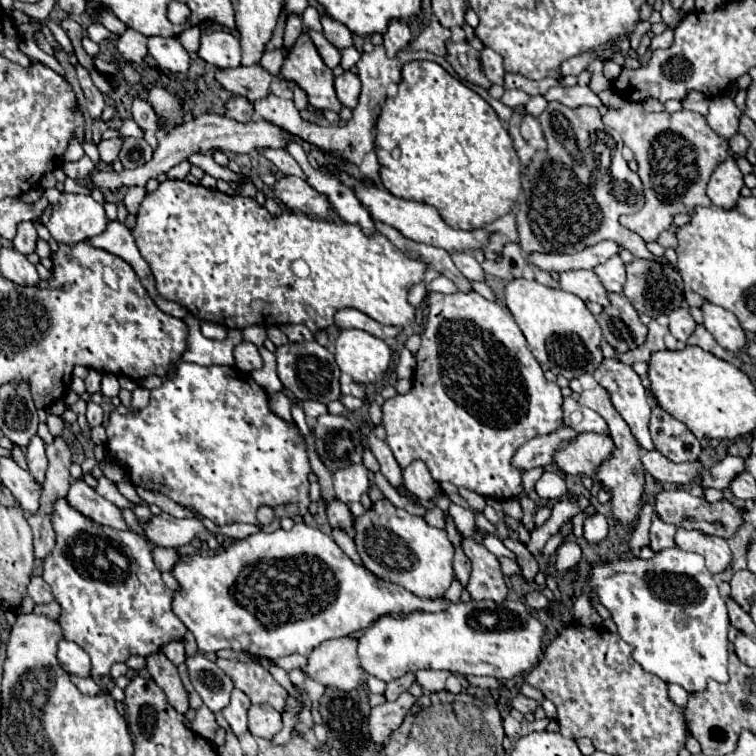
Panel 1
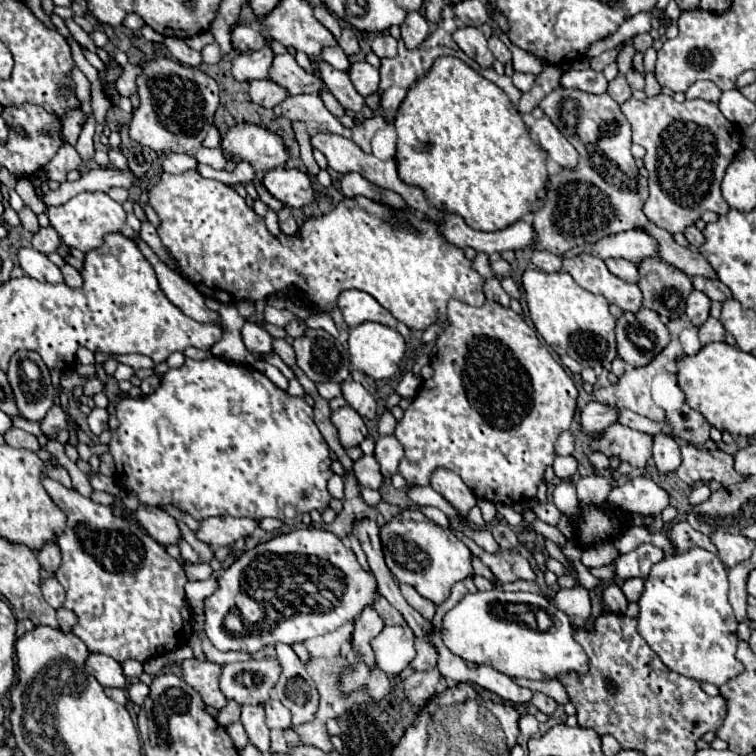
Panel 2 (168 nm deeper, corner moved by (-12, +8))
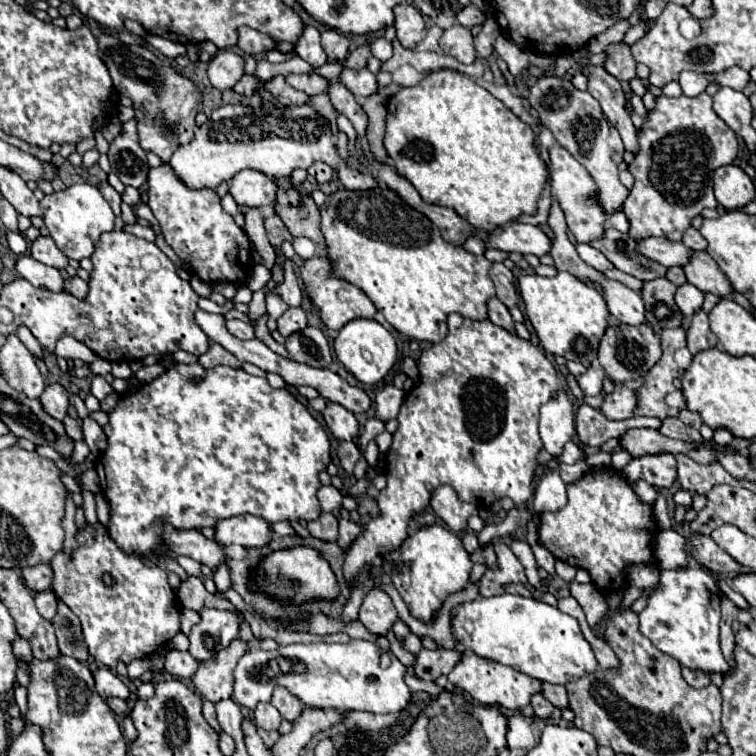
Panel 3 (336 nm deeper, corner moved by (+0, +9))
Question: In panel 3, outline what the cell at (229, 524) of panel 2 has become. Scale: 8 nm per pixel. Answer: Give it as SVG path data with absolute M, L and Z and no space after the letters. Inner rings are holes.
M244 514L216 524L216 542L222 546L240 544L244 548L262 548L272 540L272 528L264 518Z

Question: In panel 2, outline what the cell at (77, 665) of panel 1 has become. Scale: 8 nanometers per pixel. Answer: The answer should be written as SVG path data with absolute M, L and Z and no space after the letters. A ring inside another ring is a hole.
M90 653L84 669L88 669L88 673L92 673L92 677L96 677L96 681L102 687L120 687L120 689L126 687L126 679L124 679L120 663L116 663L108 655Z

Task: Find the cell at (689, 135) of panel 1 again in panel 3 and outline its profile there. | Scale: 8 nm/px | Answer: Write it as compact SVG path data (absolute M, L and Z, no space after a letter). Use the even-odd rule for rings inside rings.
M702 92L696 98L688 98L688 96L656 98L656 108L650 112L648 120L644 122L644 130L638 132L638 142L640 142L640 152L636 154L634 162L628 166L628 170L634 176L634 188L622 206L630 220L630 236L636 240L660 236L672 242L680 242L684 230L690 228L694 216L698 216L704 208L718 206L714 198L712 176L716 168L734 162L738 154L736 134L732 132L732 128L728 128L724 120L716 116L712 108L712 98L706 92Z

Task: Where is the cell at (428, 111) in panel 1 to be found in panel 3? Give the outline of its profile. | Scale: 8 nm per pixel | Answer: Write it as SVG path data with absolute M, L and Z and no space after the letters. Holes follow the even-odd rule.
M452 70L430 72L416 86L402 88L390 98L384 146L388 156L396 162L398 174L414 184L424 202L456 210L482 232L492 232L516 220L520 214L536 214L538 198L550 176L548 166L538 154L532 126L524 124L510 108L474 80Z

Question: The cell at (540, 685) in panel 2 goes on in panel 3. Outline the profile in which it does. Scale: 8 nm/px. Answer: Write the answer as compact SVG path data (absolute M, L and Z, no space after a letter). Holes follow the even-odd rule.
M542 684L542 694L556 706L556 708L566 708L568 706L568 696L564 686L554 686L554 684Z

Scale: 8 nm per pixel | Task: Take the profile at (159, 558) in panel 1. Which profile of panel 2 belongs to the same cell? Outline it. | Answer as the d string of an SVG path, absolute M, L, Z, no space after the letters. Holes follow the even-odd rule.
M182 561L182 569L188 579L208 579L212 575L212 567L208 563L186 563Z

